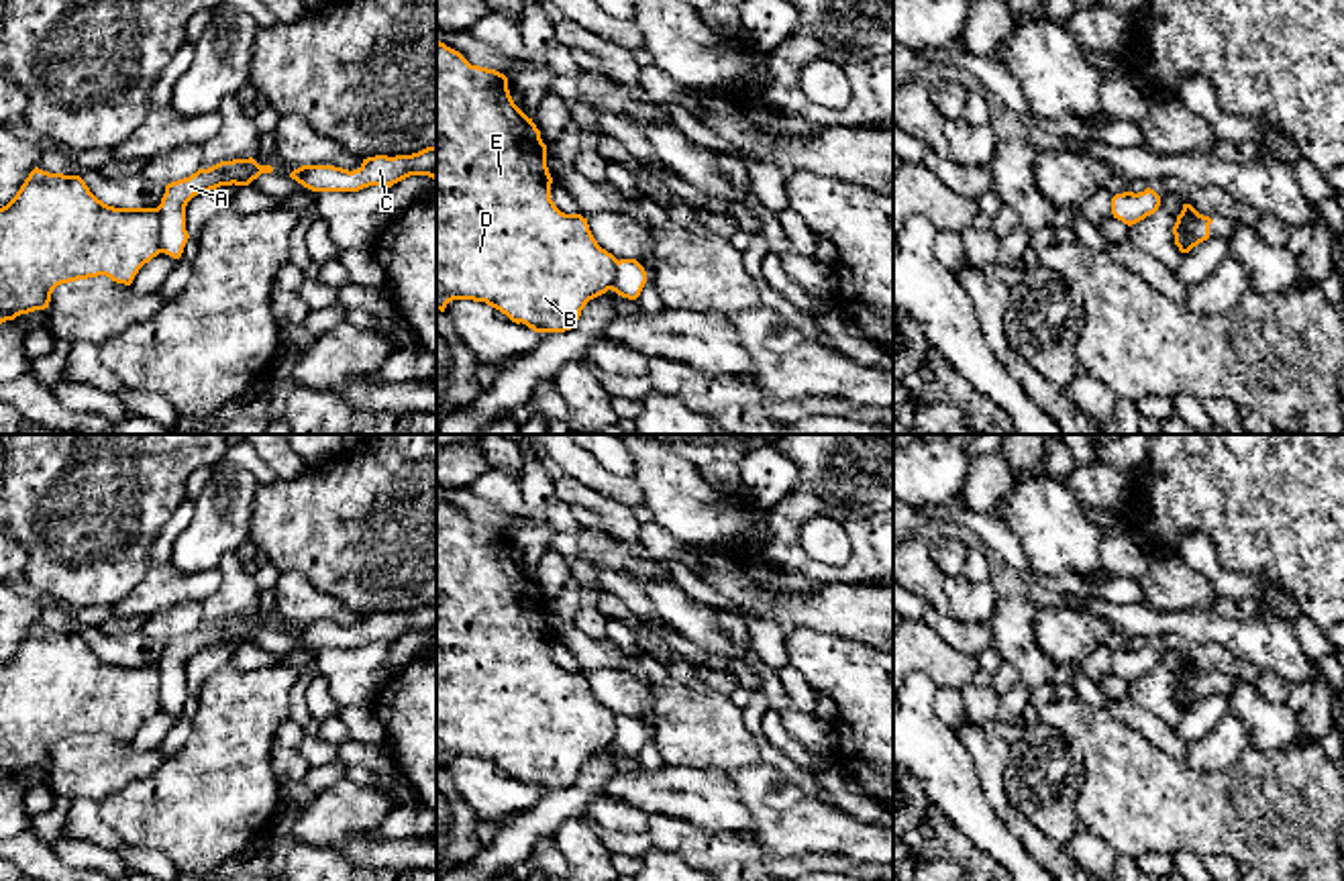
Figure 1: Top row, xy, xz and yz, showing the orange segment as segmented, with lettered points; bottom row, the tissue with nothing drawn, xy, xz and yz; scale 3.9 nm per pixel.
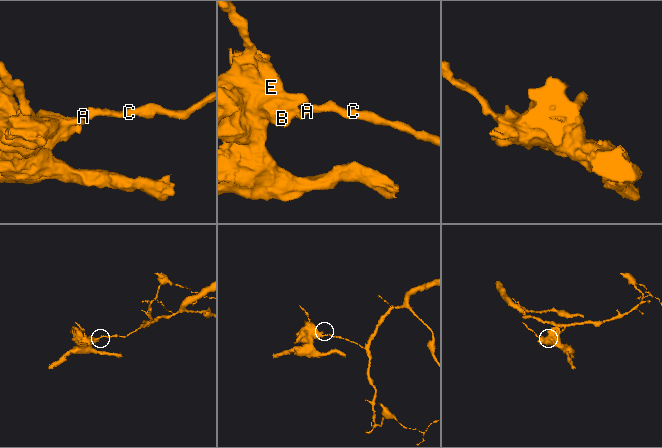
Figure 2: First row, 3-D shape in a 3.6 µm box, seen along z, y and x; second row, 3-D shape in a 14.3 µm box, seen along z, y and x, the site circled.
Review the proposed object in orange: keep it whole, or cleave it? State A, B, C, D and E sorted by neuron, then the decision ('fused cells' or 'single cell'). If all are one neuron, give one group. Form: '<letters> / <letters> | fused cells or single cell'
A C / B D E | fused cells

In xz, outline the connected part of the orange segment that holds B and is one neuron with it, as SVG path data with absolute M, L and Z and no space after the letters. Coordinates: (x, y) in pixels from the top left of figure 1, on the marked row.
M436 41L436 310L445 312L453 300L485 302L500 310L516 324L526 324L534 332L571 330L585 304L612 288L618 259L602 249L593 239L587 218L581 214L565 214L551 200L553 177L547 167L547 145L540 131L512 100L508 77L496 69L471 65L459 51Z

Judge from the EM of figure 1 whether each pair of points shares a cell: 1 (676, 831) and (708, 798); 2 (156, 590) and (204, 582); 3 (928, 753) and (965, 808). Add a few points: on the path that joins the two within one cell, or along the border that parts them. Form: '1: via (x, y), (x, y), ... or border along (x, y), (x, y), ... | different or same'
1: border along (647, 814), (669, 814), (708, 831), (733, 833) | different
2: via (168, 588), (192, 588) | same
3: via (943, 767), (959, 794) | same

